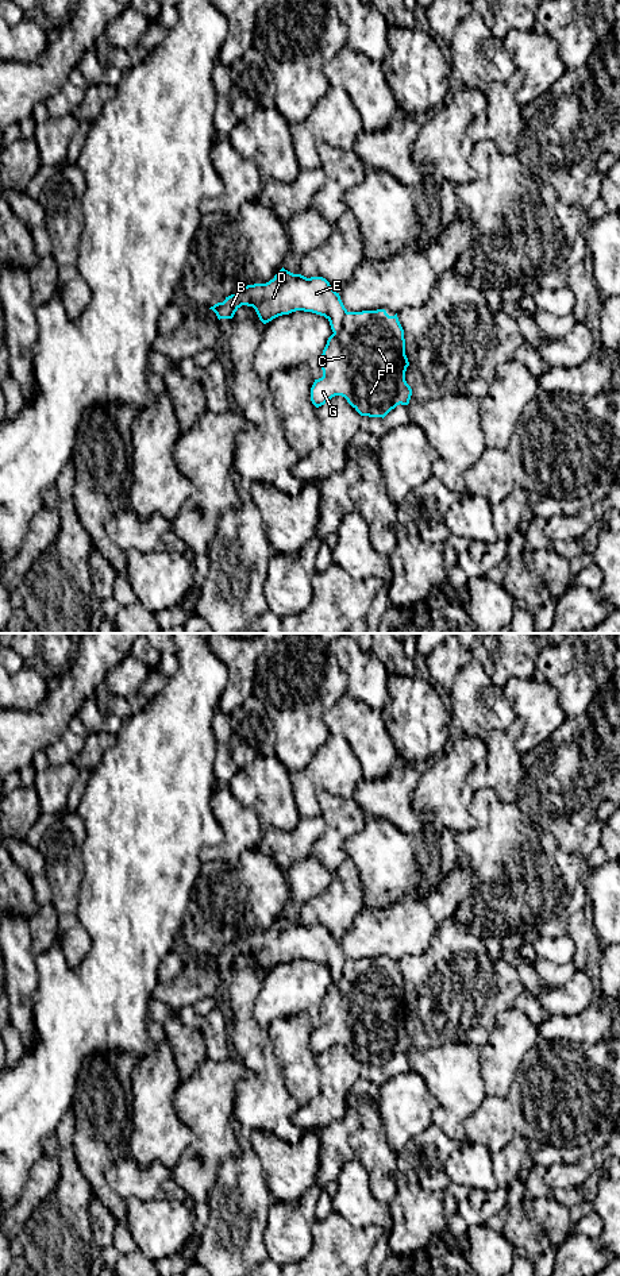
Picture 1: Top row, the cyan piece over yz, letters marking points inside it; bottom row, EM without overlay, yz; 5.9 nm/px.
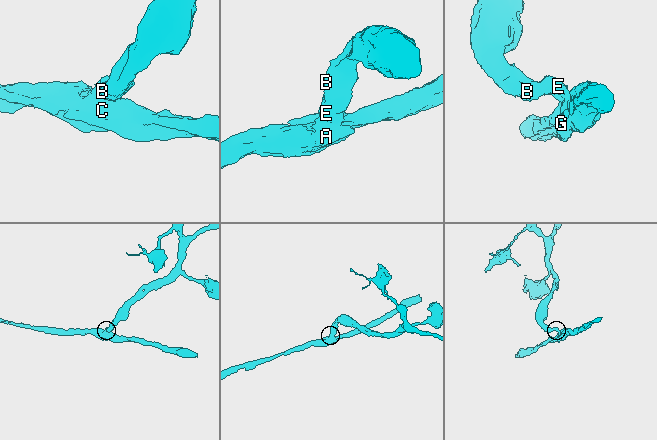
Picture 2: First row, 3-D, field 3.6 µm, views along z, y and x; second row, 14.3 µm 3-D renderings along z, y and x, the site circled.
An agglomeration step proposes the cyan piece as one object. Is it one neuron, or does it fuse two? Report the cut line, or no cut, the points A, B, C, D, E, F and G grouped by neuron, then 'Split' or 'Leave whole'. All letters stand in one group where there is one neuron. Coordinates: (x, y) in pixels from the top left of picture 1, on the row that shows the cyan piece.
Split along yz (347, 312), (342, 328), (335, 335). Groups: A C F G / B D E. Split

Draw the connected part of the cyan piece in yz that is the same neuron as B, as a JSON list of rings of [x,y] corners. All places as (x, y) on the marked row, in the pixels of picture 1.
[[[284,267],[269,282],[243,286],[209,309],[219,320],[232,319],[242,305],[253,307],[263,324],[296,311],[312,312],[324,316],[335,335],[340,332],[347,313],[339,293],[326,278],[307,278]]]

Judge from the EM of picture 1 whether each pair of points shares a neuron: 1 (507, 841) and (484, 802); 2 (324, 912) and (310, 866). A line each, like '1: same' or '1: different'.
1: same
2: different

